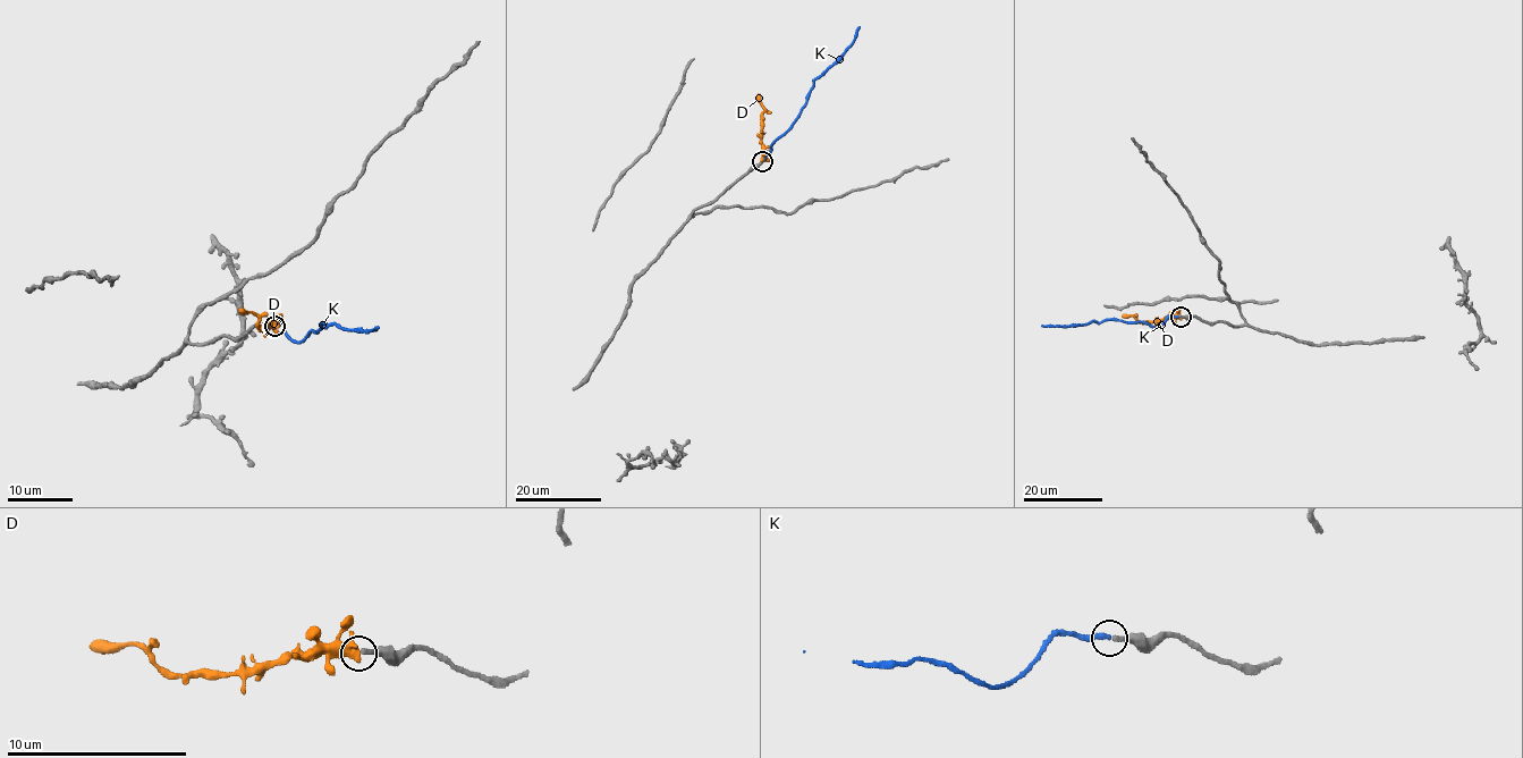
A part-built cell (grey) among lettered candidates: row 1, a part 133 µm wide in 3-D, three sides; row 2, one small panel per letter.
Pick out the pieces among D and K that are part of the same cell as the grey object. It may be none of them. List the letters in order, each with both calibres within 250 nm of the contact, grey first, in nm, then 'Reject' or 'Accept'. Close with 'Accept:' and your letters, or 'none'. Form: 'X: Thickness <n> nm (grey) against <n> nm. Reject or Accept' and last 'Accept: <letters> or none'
D: Thickness 260 nm (grey) against 400 nm. Reject
K: Thickness 240 nm (grey) against 320 nm. Accept
Accept: K

